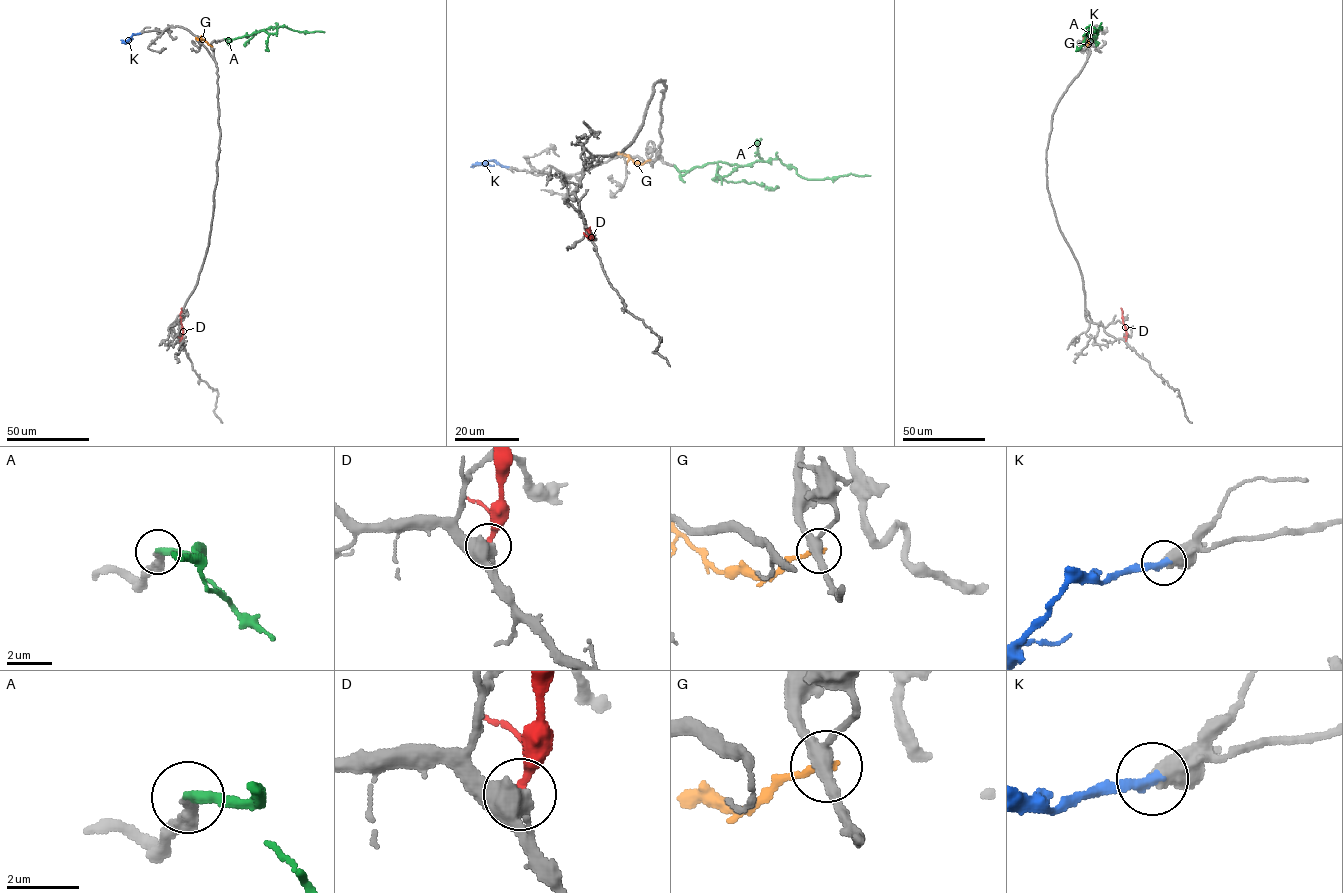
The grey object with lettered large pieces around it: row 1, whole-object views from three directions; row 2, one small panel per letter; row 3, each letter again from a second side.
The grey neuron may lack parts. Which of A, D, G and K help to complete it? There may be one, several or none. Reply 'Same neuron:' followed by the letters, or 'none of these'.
Same neuron: A, K

